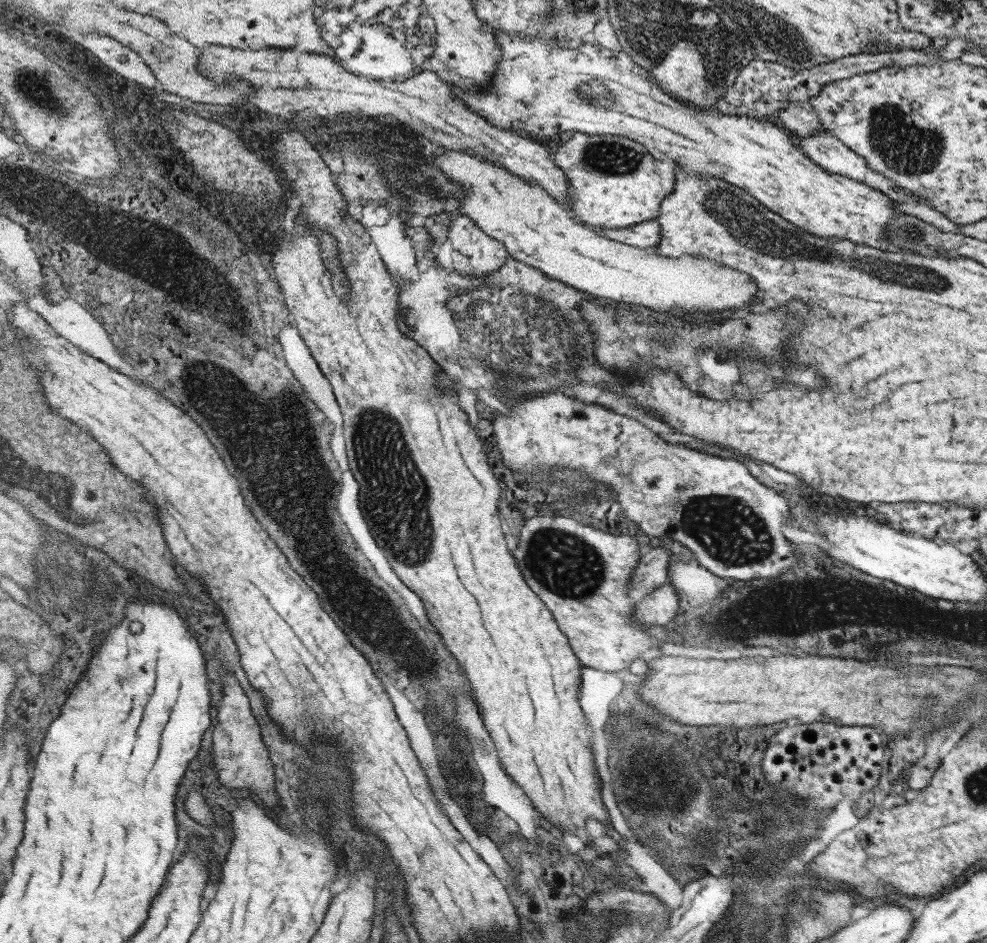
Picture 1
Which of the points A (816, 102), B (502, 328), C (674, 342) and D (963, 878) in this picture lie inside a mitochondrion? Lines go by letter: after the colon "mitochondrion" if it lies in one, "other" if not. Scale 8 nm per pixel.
A: other
B: mitochondrion
C: mitochondrion
D: other

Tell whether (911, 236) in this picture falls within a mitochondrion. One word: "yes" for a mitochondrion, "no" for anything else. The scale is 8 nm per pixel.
yes

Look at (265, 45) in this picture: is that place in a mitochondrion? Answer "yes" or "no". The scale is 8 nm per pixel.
no

